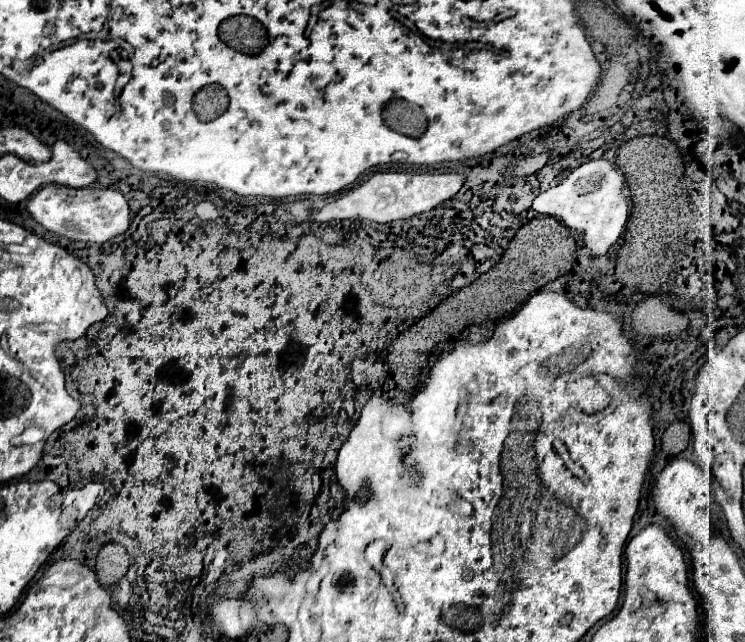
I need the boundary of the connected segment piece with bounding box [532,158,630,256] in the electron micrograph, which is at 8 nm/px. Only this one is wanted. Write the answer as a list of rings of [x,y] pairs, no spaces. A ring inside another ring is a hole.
[[[600,158],[578,166],[564,182],[538,194],[532,208],[540,214],[560,218],[572,230],[584,232],[582,234],[584,244],[592,250],[592,256],[600,256],[608,252],[608,248],[620,238],[620,234],[626,228],[630,206],[626,196],[622,194],[624,190],[626,190],[624,172],[616,166],[614,160]]]

